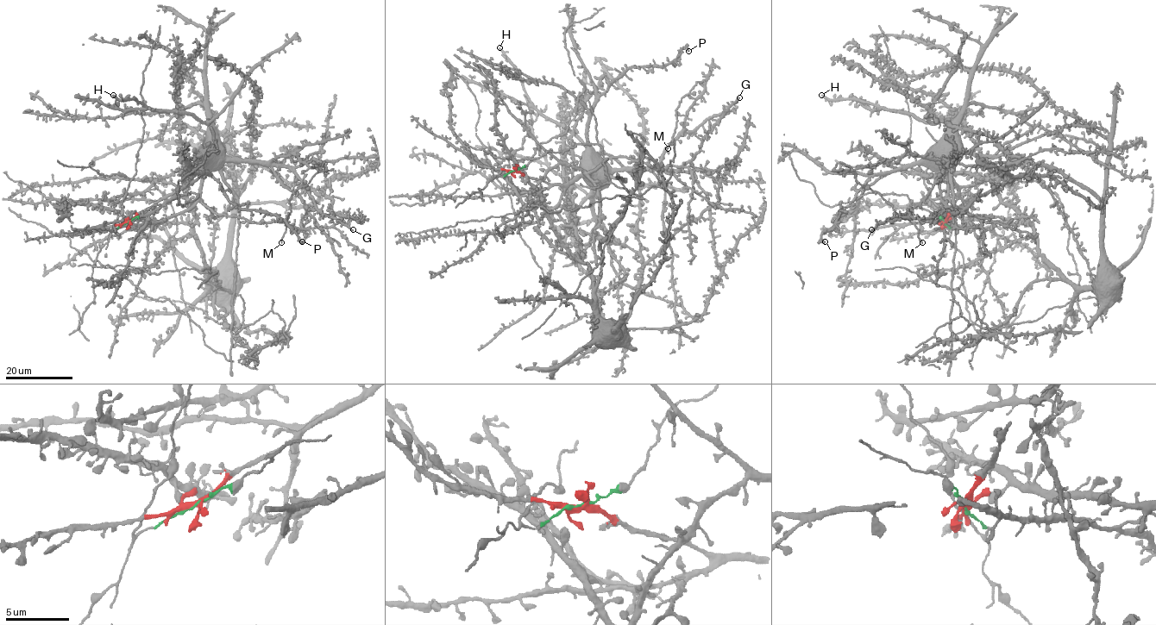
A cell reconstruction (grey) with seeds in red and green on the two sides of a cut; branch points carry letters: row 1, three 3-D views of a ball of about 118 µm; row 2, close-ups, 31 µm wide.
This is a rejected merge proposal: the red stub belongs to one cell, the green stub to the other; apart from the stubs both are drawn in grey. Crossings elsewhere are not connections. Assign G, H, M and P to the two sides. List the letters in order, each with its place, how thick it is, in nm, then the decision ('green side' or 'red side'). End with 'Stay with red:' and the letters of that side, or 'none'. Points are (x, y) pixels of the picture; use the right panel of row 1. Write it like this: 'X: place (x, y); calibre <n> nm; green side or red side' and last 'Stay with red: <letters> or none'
G: place (871, 229); calibre 300 nm; red side
H: place (821, 95); calibre 260 nm; red side
M: place (922, 242); calibre 170 nm; red side
P: place (825, 241); calibre 240 nm; red side
Stay with red: G, H, M, P

